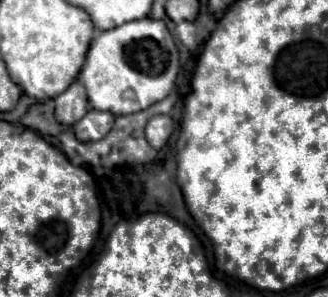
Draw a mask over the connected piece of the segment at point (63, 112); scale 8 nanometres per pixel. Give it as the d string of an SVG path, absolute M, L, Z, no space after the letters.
M79 81L71 83L67 91L55 97L55 119L61 125L67 125L67 127L75 125L75 121L79 121L79 117L83 117L87 111L89 111L87 95Z

